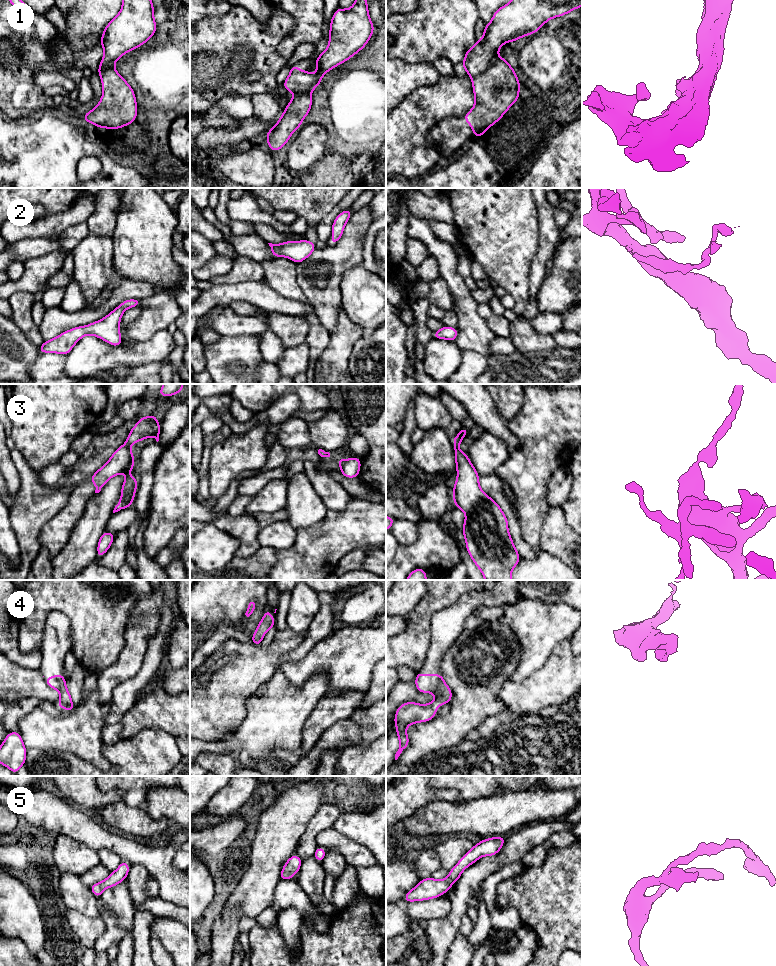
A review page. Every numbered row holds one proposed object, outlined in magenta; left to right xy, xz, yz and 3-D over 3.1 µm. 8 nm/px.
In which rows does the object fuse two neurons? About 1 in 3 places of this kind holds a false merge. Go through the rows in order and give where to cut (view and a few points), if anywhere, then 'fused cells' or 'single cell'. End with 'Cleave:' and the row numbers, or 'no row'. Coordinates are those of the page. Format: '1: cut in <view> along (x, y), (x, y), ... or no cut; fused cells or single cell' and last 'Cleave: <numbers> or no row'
1: cut in yz along (496, 54), (491, 63), (482, 72), (471, 78); fused cells
2: no cut; single cell
3: no cut; single cell
4: no cut; single cell
5: no cut; single cell
Cleave: 1

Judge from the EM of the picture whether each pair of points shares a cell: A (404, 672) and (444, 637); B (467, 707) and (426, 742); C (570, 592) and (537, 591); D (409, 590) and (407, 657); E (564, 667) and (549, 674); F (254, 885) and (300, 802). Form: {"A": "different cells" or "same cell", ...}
{"A": "different cells", "B": "same cell", "C": "same cell", "D": "different cells", "E": "same cell", "F": "same cell"}

